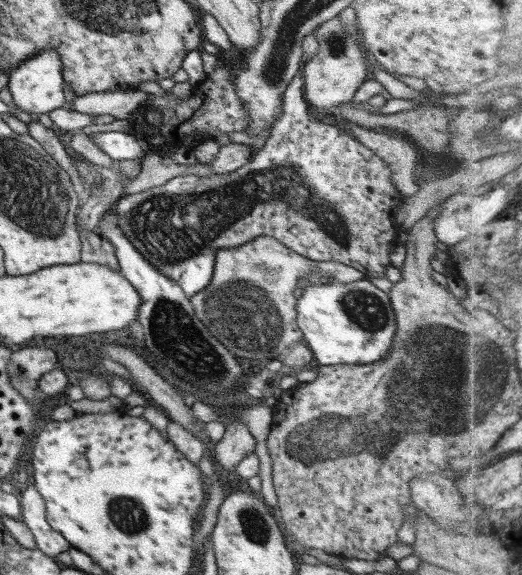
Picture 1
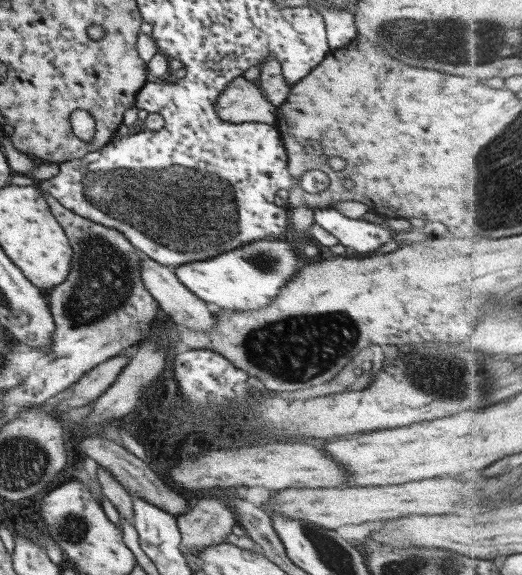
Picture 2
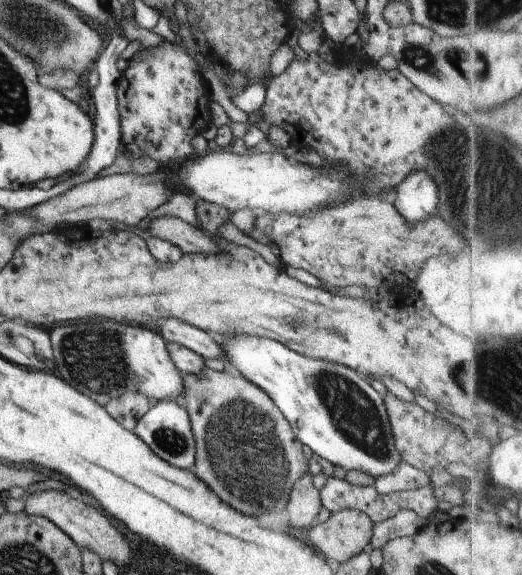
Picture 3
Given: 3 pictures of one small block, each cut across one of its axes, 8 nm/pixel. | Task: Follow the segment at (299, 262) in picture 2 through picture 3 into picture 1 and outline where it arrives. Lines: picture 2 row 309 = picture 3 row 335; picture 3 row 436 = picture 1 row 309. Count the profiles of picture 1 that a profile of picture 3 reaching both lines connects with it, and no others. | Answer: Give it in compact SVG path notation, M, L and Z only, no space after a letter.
M319 278L316 285L306 281L299 292L297 326L313 352L315 364L364 366L385 357L397 331L397 318L389 293L378 289L366 278L350 284Z

